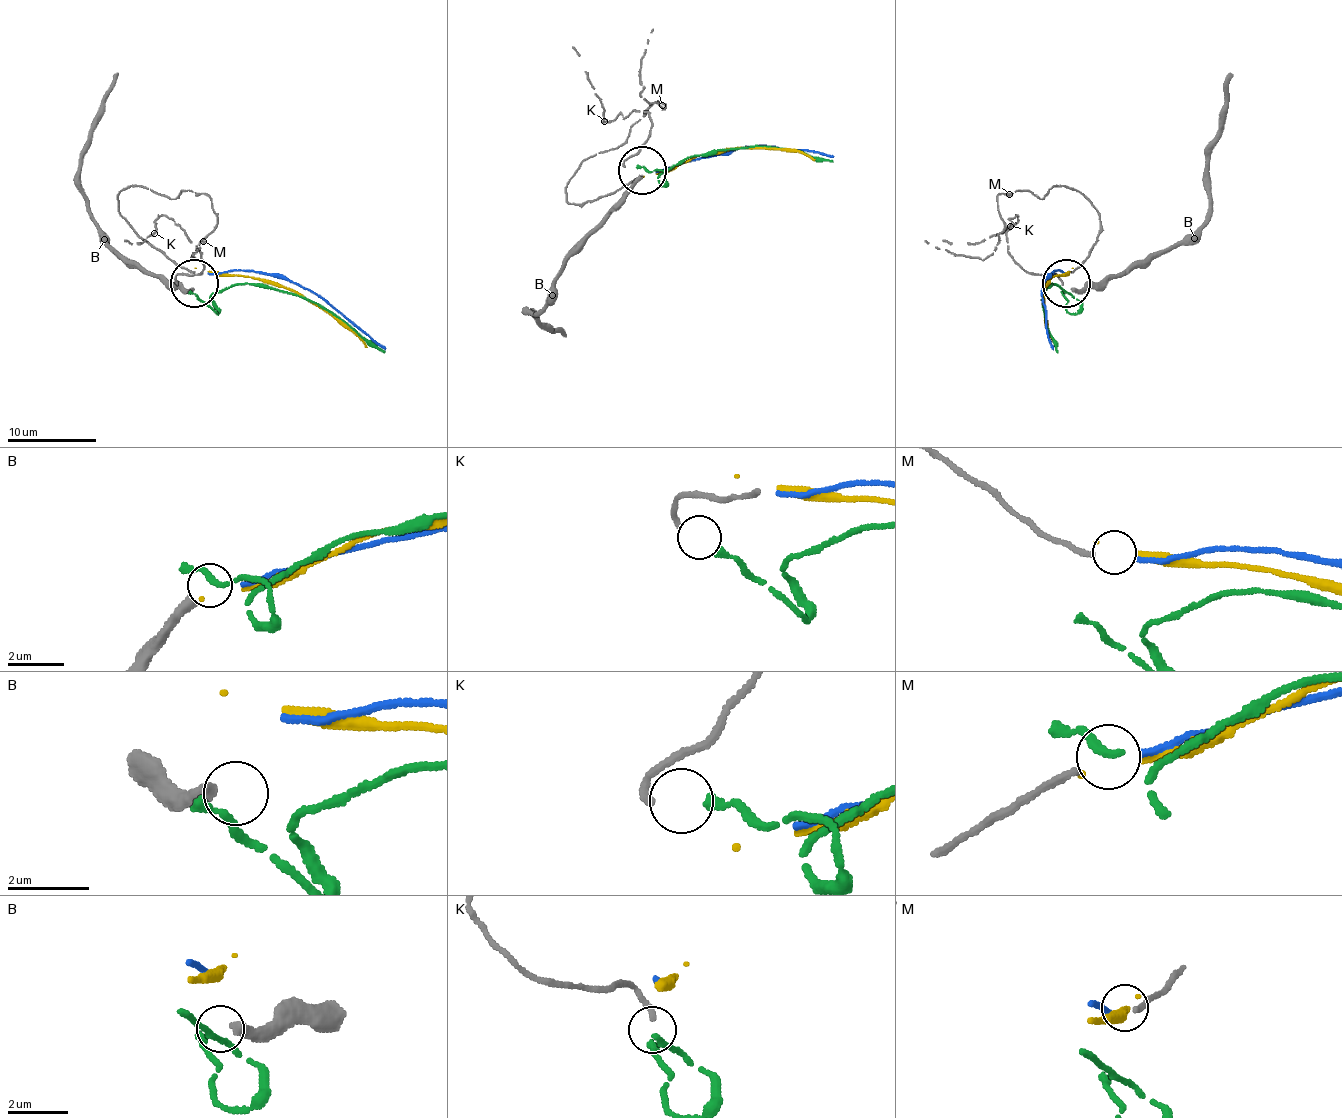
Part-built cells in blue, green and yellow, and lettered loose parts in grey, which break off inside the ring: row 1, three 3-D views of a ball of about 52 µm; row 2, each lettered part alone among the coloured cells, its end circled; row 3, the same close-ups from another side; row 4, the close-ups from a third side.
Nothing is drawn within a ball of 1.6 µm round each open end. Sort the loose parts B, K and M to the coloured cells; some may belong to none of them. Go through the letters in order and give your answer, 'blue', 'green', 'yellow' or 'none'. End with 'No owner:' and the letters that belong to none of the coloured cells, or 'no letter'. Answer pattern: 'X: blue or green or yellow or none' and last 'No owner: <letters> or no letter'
B: none
K: green
M: blue
No owner: B

